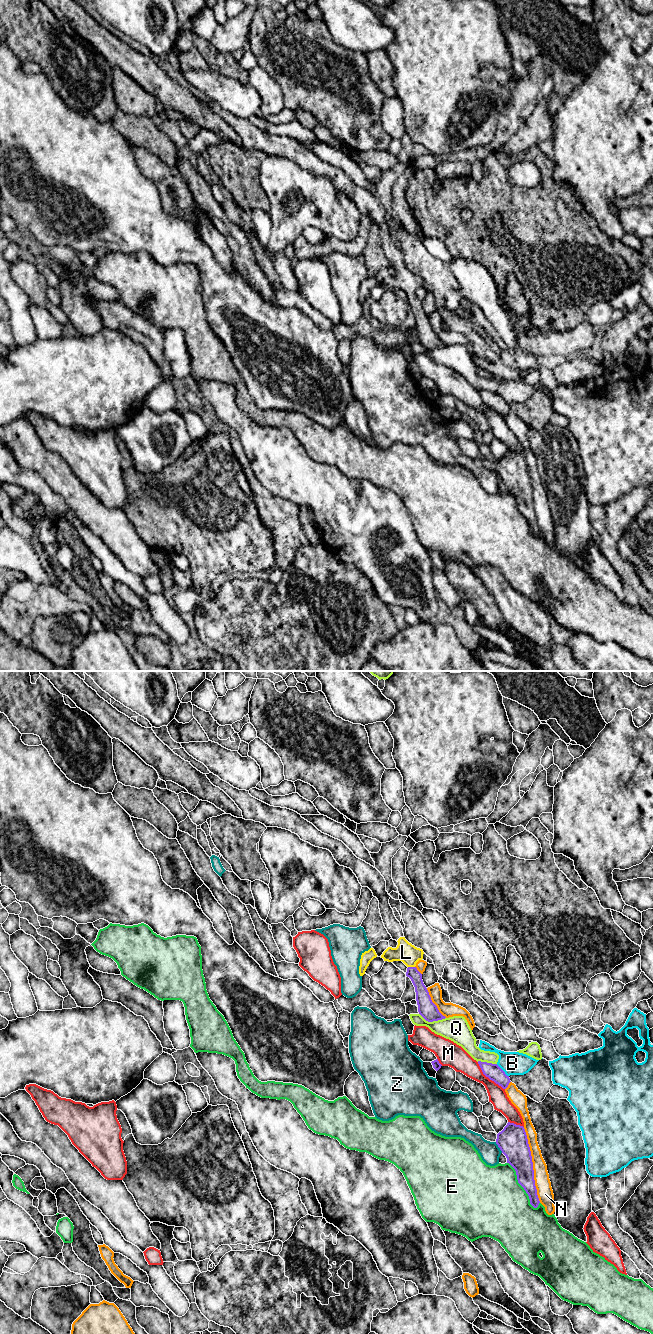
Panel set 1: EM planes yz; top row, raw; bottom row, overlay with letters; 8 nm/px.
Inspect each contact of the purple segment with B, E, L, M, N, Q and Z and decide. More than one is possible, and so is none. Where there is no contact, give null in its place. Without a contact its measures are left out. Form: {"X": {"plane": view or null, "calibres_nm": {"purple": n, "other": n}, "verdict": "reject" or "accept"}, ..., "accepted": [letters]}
{"B": {"plane": "yz", "calibres_nm": {"purple": 120, "other": 190}, "verdict": "reject"}, "E": {"plane": "yz", "calibres_nm": {"purple": 200, "other": 500}, "verdict": "reject"}, "L": {"plane": "yz", "calibres_nm": {"purple": 110, "other": 160}, "verdict": "accept"}, "M": {"plane": "yz", "calibres_nm": {"purple": 120, "other": 160}, "verdict": "reject"}, "N": {"plane": "yz", "calibres_nm": {"purple": 240, "other": 130}, "verdict": "reject"}, "Q": {"plane": "yz", "calibres_nm": {"purple": 150, "other": 200}, "verdict": "reject"}, "Z": {"plane": "yz", "calibres_nm": {"purple": 240, "other": 160}, "verdict": "reject"}, "accepted": ["L"]}

